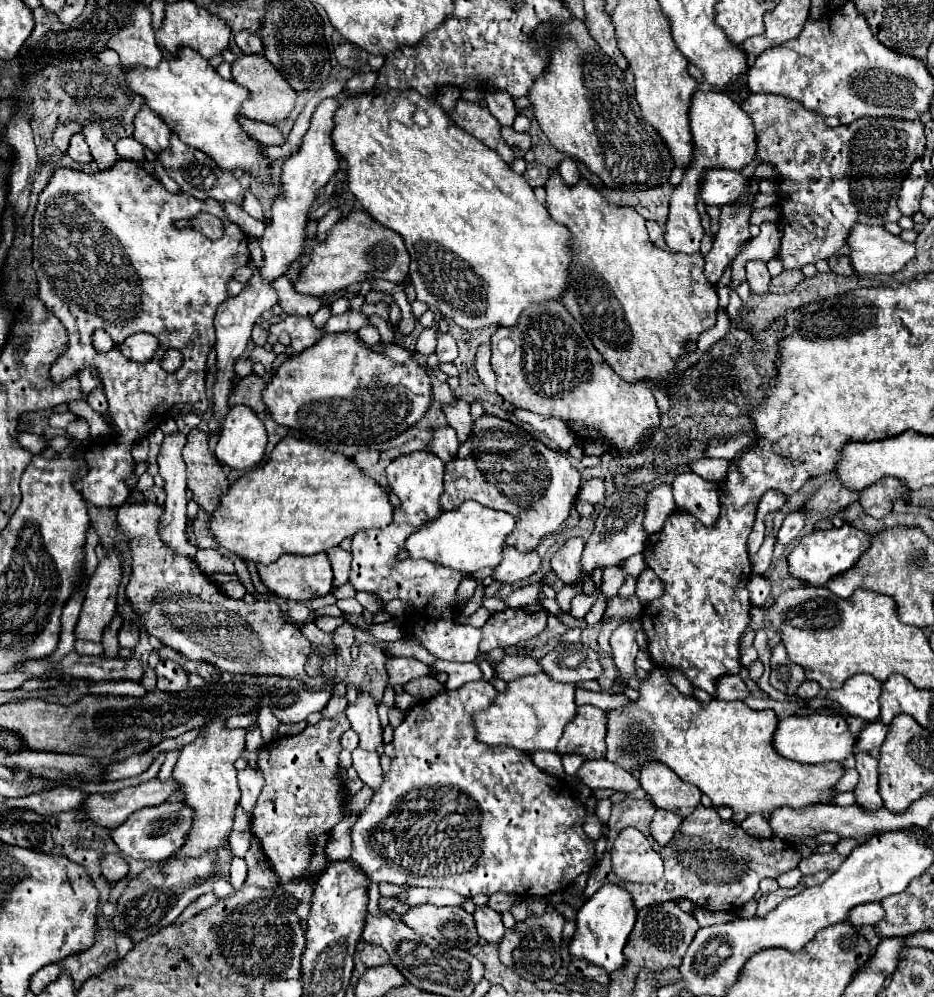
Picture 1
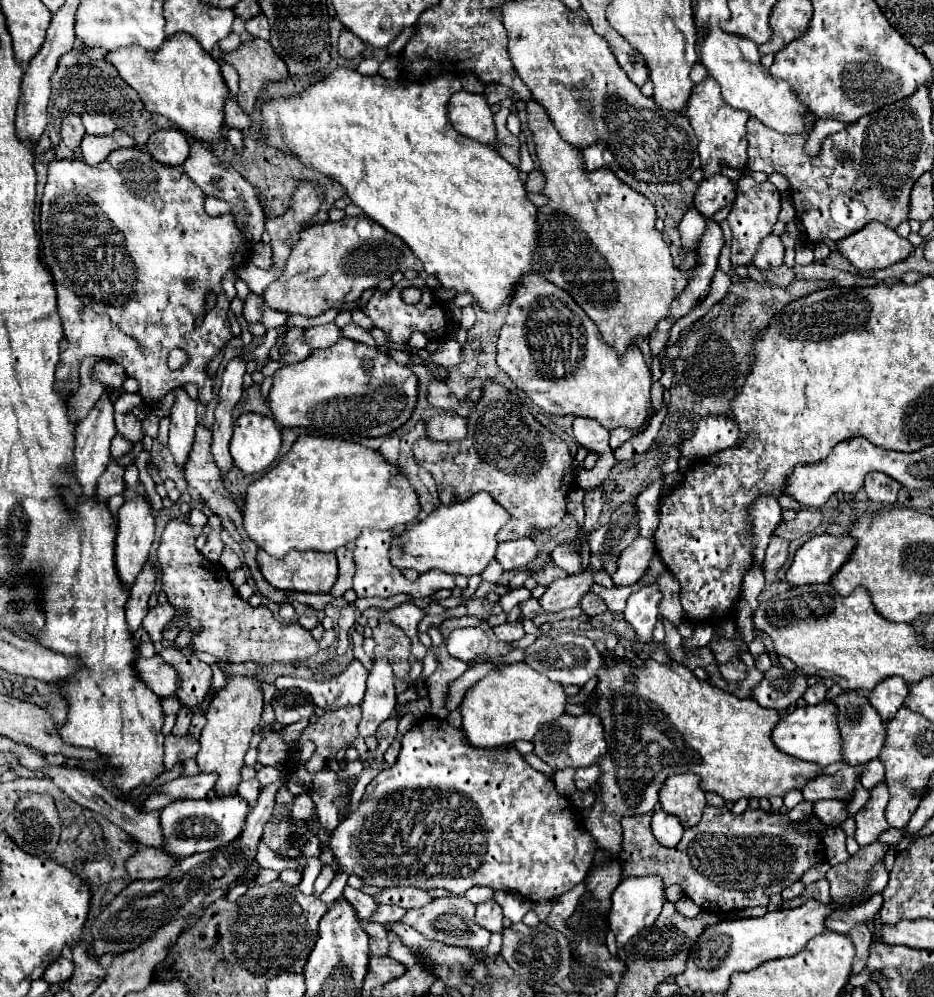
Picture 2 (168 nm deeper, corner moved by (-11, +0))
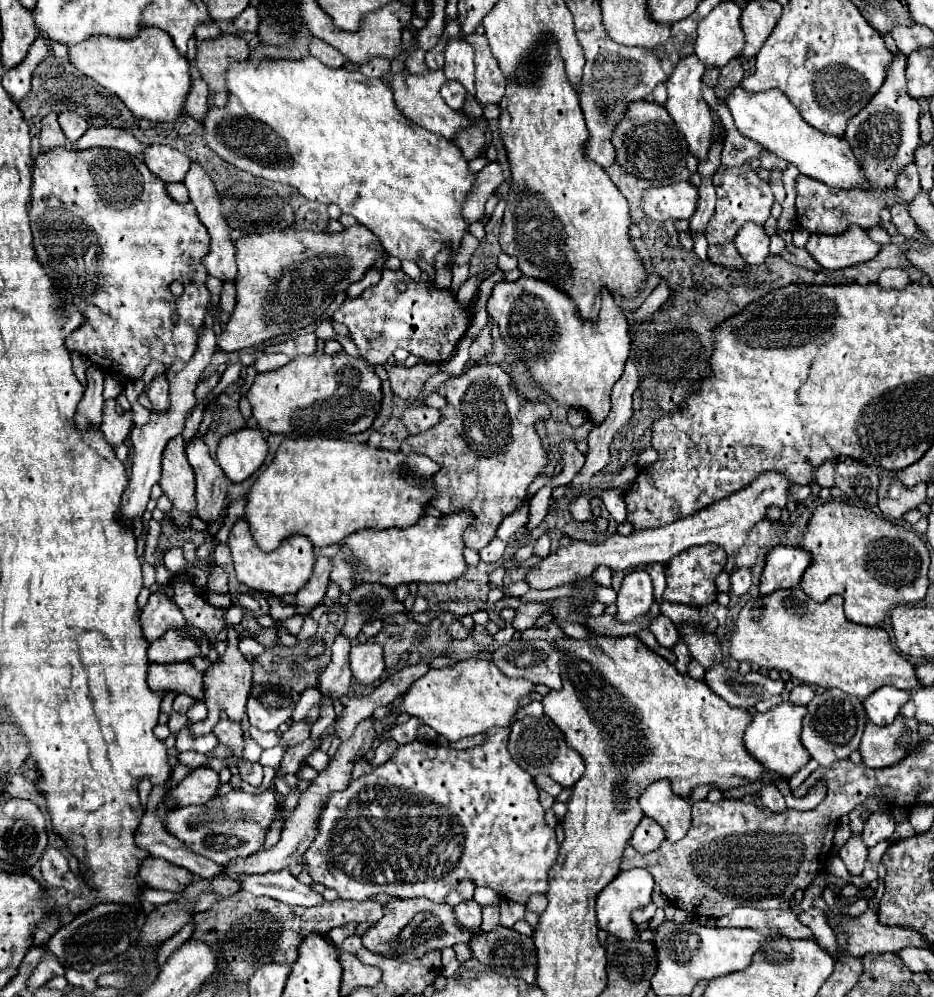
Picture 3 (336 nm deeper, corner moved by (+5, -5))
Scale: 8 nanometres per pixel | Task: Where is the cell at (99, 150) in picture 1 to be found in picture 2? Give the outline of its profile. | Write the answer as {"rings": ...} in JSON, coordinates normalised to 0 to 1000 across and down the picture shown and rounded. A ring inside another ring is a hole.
{"rings":[[[91,112],[87,118],[93,134],[109,136],[120,132],[120,120],[113,114],[96,114]]]}

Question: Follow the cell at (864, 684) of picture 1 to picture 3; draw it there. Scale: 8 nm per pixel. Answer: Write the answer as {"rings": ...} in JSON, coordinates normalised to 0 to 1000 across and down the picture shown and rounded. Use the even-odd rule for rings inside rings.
{"rings":[[[942,689],[925,701],[925,711],[936,727],[951,727],[972,701],[974,695],[968,695],[959,689]]]}

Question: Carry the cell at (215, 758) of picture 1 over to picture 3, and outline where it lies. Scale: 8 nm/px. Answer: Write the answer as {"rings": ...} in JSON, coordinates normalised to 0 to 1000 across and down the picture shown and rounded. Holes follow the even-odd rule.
{"rings":[[[246,631],[244,633],[244,651],[240,653],[240,657],[221,673],[216,691],[218,691],[218,705],[223,709],[223,719],[218,723],[210,723],[203,727],[203,737],[221,737],[227,735],[229,727],[236,723],[236,717],[242,715],[246,723],[257,725],[263,719],[263,703],[268,697],[268,689],[270,689],[270,667],[268,663],[261,661],[261,657],[255,653],[255,633]]]}

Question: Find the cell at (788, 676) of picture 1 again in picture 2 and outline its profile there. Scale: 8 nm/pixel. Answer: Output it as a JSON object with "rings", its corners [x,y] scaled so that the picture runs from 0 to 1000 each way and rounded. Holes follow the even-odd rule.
{"rings":[[[827,668],[822,674],[818,674],[816,684],[805,692],[805,700],[816,710],[829,710],[837,714],[839,710],[848,708],[865,690],[865,682],[861,678],[848,680],[846,674],[842,674],[835,668]]]}

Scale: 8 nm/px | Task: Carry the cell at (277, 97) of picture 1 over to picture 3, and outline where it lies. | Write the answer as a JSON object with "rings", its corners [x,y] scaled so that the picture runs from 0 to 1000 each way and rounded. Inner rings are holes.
{"rings":[[[238,35],[227,41],[212,43],[212,69],[216,79],[223,83],[225,101],[233,107],[242,107],[244,91],[242,91],[242,71],[248,63],[261,63],[268,57],[268,49],[263,41],[255,35]]]}

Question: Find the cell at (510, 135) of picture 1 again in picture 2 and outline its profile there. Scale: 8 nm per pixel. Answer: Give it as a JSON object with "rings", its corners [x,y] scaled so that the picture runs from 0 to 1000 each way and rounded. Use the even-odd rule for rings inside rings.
{"rings":[[[535,108],[531,114],[529,114],[529,124],[531,124],[531,146],[529,150],[540,156],[546,164],[555,164],[557,162],[557,140],[546,134],[546,130],[542,128],[542,108]]]}

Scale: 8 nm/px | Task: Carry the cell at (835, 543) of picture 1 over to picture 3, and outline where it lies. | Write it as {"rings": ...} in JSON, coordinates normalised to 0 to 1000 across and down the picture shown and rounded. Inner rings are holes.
{"rings":[[[829,549],[820,559],[820,569],[814,579],[814,595],[822,597],[833,591],[854,589],[867,565],[869,557],[857,549]]]}

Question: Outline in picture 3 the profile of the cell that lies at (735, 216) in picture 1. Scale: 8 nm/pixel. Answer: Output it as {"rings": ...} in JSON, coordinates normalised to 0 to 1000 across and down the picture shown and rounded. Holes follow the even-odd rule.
{"rings":[[[803,165],[769,172],[762,178],[762,182],[764,182],[764,190],[767,190],[769,202],[767,202],[767,214],[762,216],[762,220],[760,220],[760,224],[756,228],[756,234],[754,234],[758,244],[775,246],[775,244],[786,242],[790,232],[801,222],[805,222],[809,226],[818,226],[820,224],[820,220],[824,218],[829,196],[824,192],[824,186],[820,182],[816,182]]]}

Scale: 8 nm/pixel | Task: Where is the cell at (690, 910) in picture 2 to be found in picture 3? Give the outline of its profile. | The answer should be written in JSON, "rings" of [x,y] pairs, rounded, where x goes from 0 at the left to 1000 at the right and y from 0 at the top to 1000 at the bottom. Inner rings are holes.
{"rings":[[[677,872],[677,874],[666,874],[653,888],[649,888],[640,902],[638,902],[638,920],[640,920],[640,930],[649,934],[651,938],[657,938],[662,942],[679,942],[683,940],[683,928],[677,924],[677,914],[687,912],[698,904],[698,892],[700,892],[700,882],[694,874],[690,872]]]}

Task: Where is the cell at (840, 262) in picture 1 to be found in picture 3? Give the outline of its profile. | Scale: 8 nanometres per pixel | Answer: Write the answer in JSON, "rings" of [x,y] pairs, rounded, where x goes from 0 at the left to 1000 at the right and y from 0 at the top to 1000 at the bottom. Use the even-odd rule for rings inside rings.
{"rings":[[[842,248],[837,254],[835,254],[842,262],[850,264],[850,266],[857,266],[857,268],[865,268],[865,270],[878,270],[878,266],[869,260],[869,256],[863,252],[863,250],[854,250],[854,248]]]}

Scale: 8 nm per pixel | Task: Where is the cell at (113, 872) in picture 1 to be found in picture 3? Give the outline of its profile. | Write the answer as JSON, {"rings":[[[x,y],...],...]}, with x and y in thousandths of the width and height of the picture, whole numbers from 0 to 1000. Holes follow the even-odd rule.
{"rings":[[[156,860],[154,866],[150,868],[148,878],[158,890],[178,892],[186,896],[197,894],[197,890],[206,884],[206,876],[167,860]]]}

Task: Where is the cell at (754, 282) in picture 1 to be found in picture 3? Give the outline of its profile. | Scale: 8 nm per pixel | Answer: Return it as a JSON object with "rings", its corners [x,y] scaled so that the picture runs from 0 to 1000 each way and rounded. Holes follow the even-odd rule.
{"rings":[[[799,224],[792,230],[792,236],[788,236],[786,246],[801,266],[816,266],[822,258],[822,244],[824,240],[818,234],[818,228],[809,224]]]}

